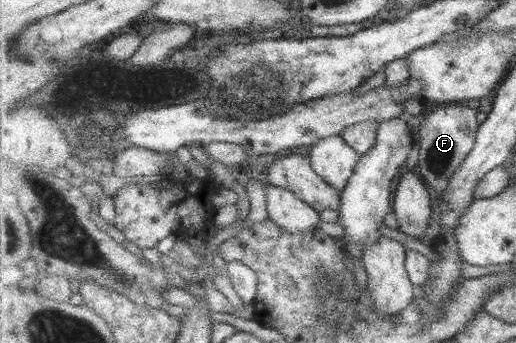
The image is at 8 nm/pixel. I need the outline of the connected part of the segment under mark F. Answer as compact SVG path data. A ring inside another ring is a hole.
M441 107L428 114L422 114L423 121L419 125L420 149L416 170L435 191L439 193L439 205L444 202L442 195L449 185L452 175L459 169L460 163L468 157L476 142L480 129L477 111L471 107Z

